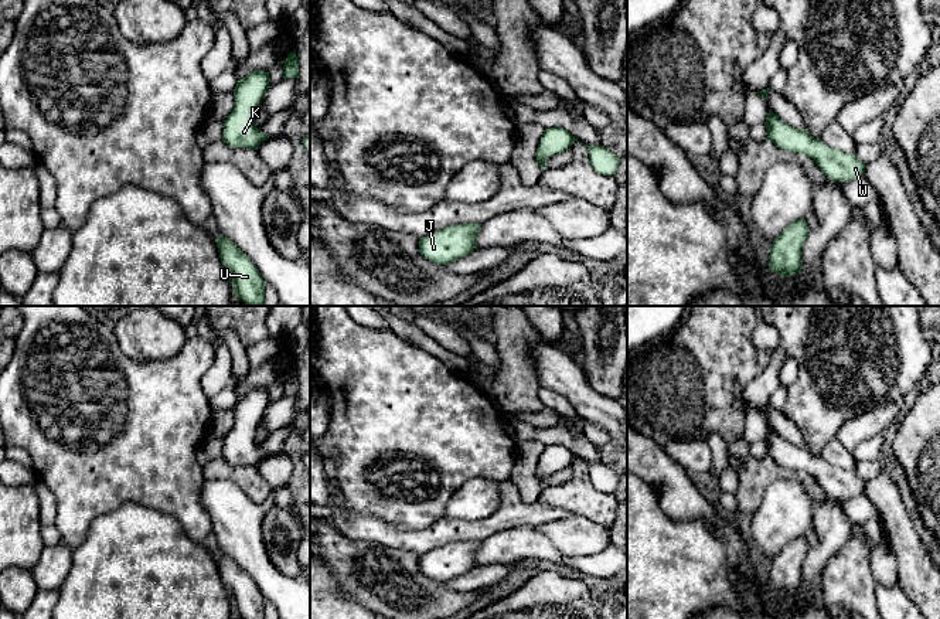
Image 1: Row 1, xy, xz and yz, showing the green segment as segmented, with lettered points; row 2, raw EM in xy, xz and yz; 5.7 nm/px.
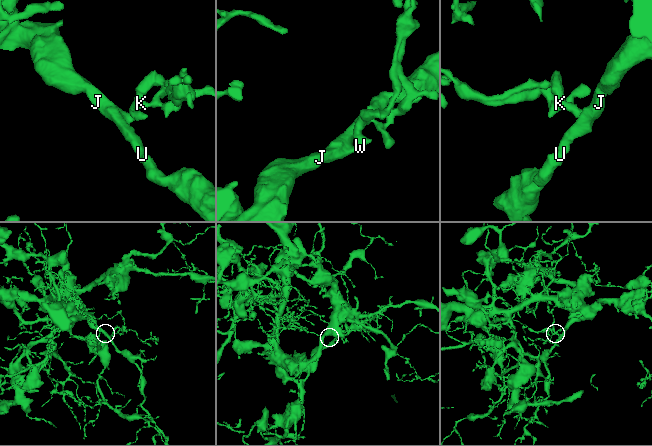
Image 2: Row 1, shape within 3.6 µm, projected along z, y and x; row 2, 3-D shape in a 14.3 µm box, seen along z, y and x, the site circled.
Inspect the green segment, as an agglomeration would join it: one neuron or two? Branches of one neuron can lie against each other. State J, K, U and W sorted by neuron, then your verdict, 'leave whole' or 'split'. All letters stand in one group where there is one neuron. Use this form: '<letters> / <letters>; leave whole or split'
J K U W; leave whole

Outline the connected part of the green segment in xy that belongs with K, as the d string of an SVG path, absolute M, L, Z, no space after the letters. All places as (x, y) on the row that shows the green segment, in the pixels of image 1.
M255 69L236 82L234 89L235 105L224 120L222 142L234 149L249 147L256 150L262 142L269 139L255 125L256 110L268 89L269 74L262 69Z

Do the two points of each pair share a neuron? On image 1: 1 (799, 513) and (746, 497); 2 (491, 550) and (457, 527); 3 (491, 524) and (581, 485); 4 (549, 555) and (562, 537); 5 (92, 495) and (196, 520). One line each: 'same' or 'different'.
1: different
2: different
3: different
4: different
5: same

